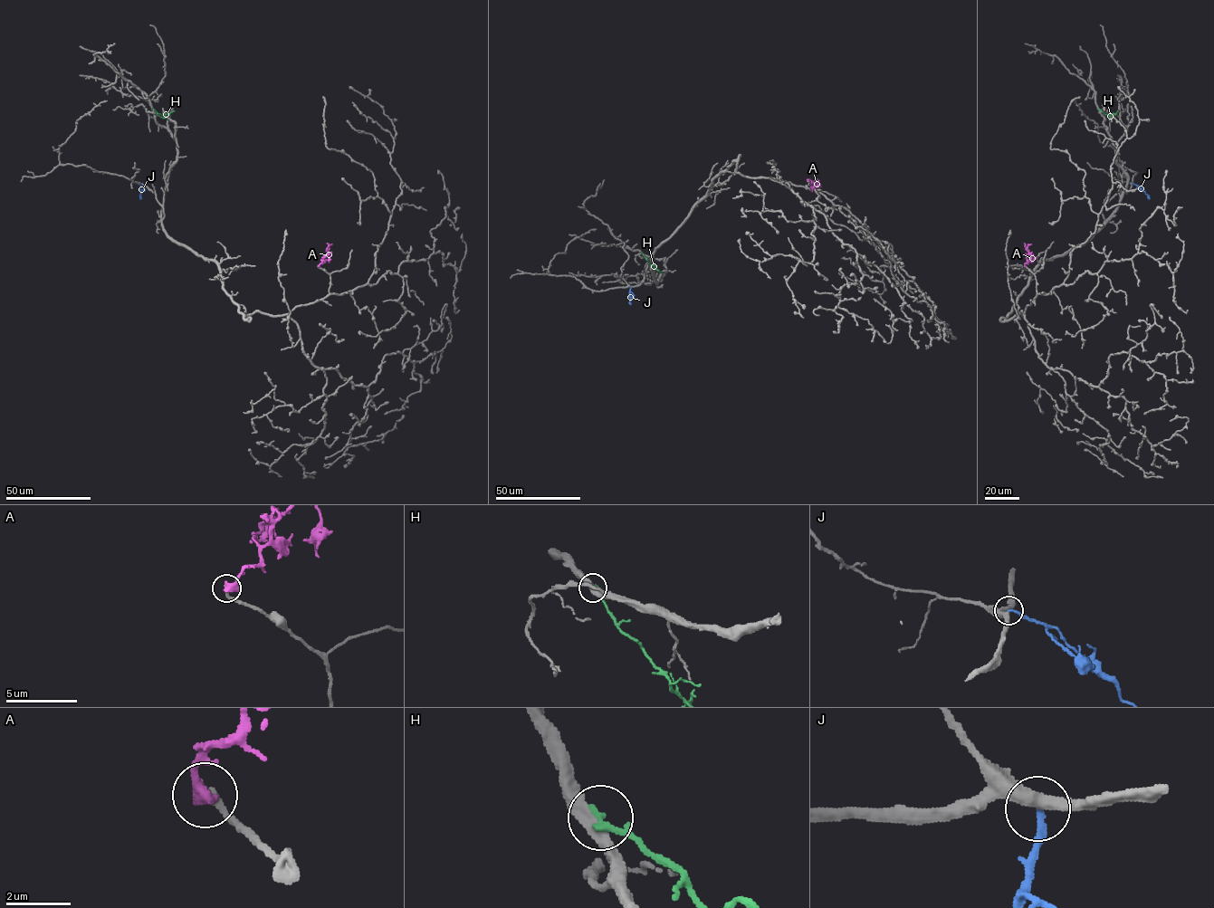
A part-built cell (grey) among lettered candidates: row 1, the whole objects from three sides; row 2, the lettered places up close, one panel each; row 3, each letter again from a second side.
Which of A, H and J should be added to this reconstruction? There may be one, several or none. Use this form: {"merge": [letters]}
{"merge": []}

